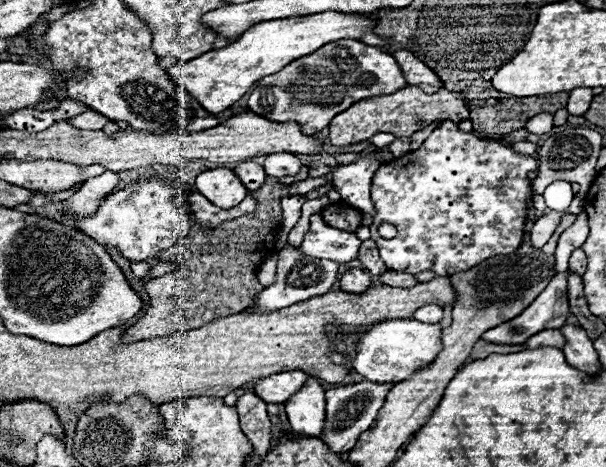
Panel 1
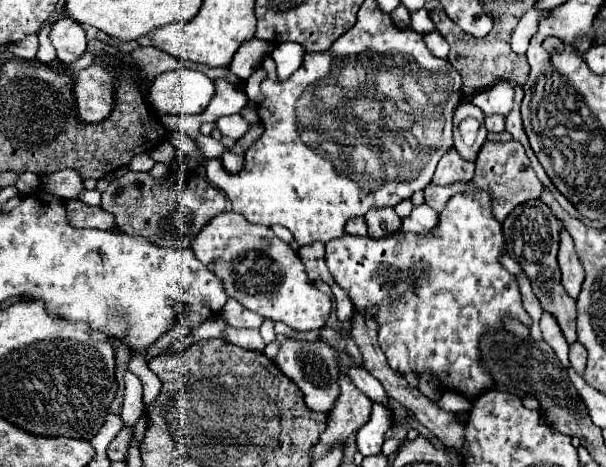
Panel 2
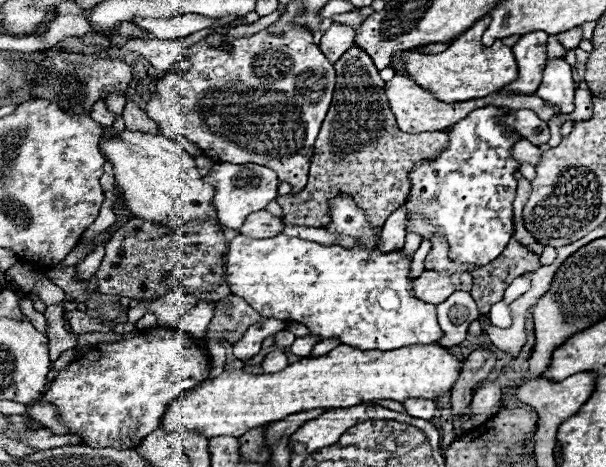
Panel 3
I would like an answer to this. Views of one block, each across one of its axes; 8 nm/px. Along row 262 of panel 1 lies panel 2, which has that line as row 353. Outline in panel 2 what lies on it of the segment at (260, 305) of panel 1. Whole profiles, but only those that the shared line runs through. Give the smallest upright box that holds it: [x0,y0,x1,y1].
[274,340,340,414]

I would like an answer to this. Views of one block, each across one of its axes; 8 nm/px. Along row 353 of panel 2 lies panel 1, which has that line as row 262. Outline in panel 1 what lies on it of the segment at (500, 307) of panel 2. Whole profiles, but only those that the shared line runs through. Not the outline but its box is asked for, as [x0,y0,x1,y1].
[368,120,538,276]

